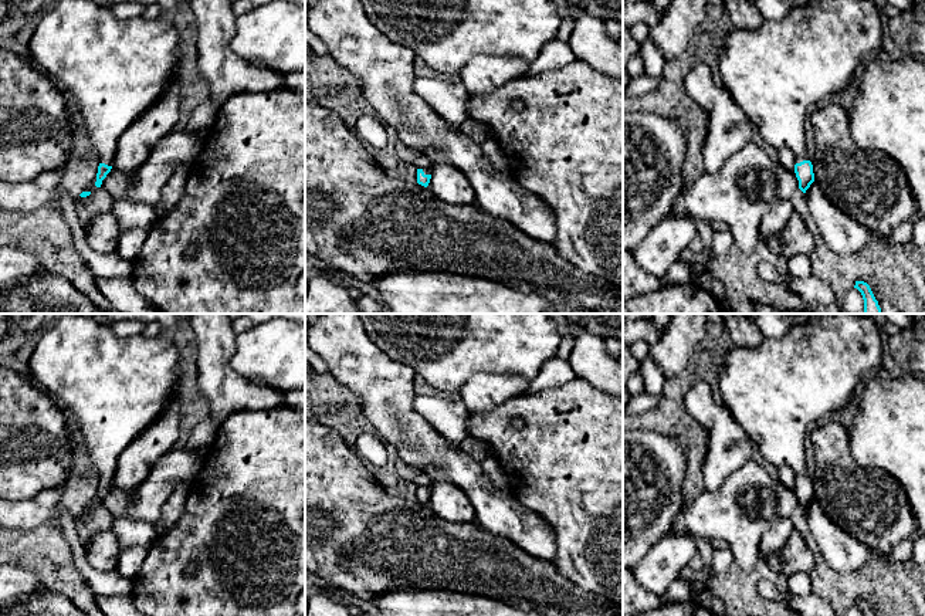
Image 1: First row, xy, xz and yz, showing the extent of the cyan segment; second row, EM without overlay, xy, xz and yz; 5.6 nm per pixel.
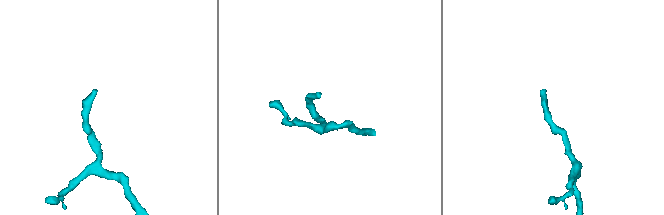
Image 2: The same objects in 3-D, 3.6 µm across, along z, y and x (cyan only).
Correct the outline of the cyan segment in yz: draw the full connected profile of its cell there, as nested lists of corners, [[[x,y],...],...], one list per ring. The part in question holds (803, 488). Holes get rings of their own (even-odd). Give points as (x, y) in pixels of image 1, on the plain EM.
[[[819,314],[793,322],[792,328],[780,338],[765,338],[755,348],[735,346],[719,356],[722,368],[715,387],[716,396],[752,443],[759,447],[768,463],[793,468],[796,474],[794,491],[803,511],[814,500],[813,483],[804,473],[806,434],[819,422],[846,407],[867,378],[884,373],[881,331],[877,321],[864,314]]]

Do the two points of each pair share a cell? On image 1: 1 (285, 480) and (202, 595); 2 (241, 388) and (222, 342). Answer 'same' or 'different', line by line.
1: same
2: same

